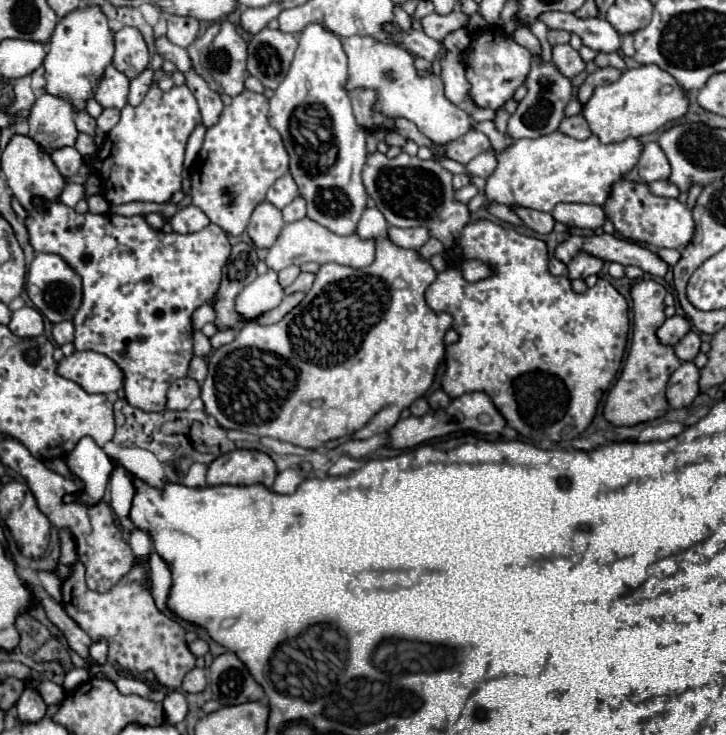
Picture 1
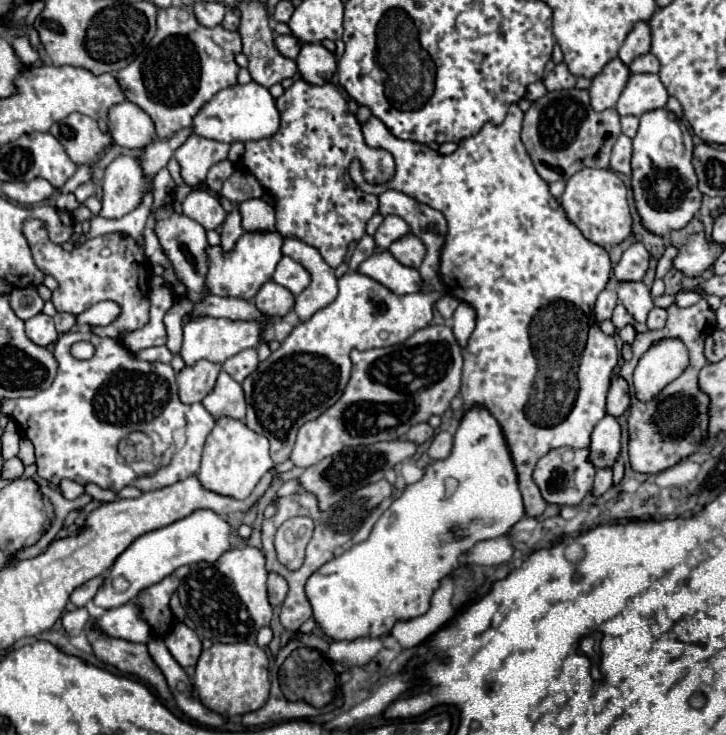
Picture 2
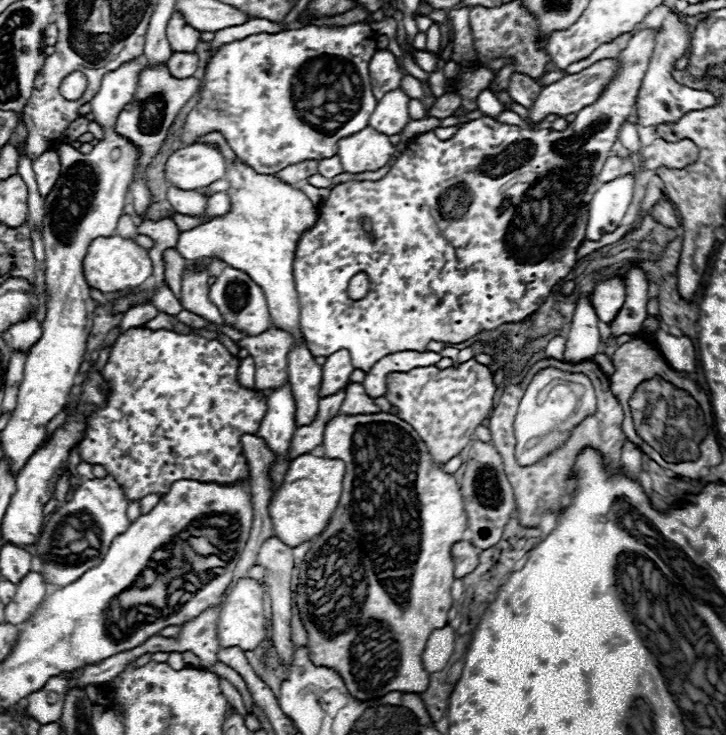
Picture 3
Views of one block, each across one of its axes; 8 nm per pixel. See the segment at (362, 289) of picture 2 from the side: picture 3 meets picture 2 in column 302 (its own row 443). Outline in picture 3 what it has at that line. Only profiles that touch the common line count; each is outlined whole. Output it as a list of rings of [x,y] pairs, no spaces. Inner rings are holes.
[[[378,412],[378,414],[336,414],[324,430],[324,440],[322,440],[326,457],[334,457],[344,460],[346,464],[346,476],[344,476],[344,494],[340,498],[340,504],[328,524],[328,528],[312,542],[304,562],[298,568],[298,588],[296,588],[296,608],[300,612],[300,620],[308,632],[308,644],[306,648],[310,650],[310,660],[316,666],[326,666],[336,670],[350,696],[356,700],[374,700],[380,698],[388,692],[416,692],[422,694],[428,688],[428,672],[422,666],[422,652],[426,646],[426,640],[432,630],[444,628],[448,624],[448,610],[452,606],[452,596],[450,596],[450,586],[454,582],[454,560],[450,554],[452,544],[462,540],[462,534],[466,530],[466,512],[464,512],[464,498],[460,494],[460,488],[456,484],[454,476],[448,476],[444,470],[436,468],[432,464],[432,458],[428,454],[426,444],[420,440],[416,430],[400,420],[394,414]]]

